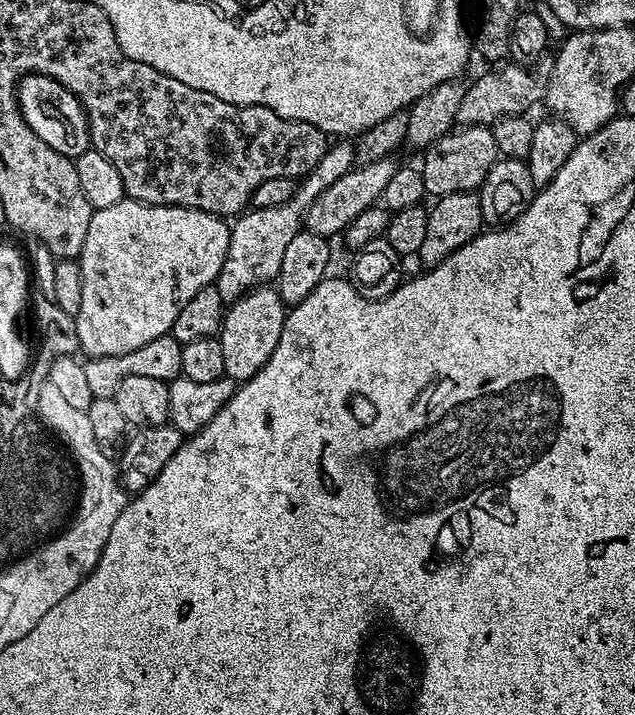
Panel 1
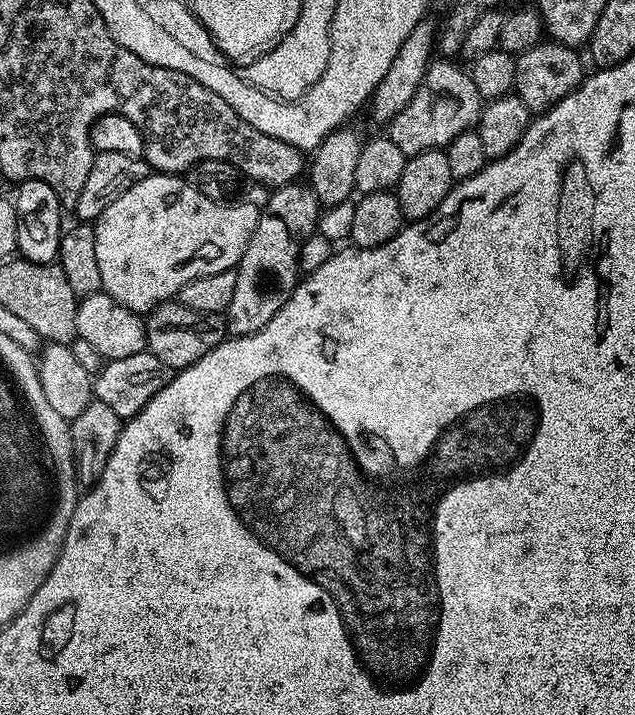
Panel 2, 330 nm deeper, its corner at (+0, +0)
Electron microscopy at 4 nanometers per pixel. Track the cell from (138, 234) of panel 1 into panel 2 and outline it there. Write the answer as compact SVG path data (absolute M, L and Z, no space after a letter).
M149 174L146 178L142 178L137 184L130 186L130 190L122 194L122 198L114 198L114 202L110 202L110 206L106 206L106 210L102 210L102 214L94 221L94 250L98 257L98 270L102 274L102 291L110 294L114 302L122 302L122 306L126 306L131 312L147 314L159 304L168 304L171 296L172 299L179 297L182 286L186 286L186 282L194 282L194 278L206 278L206 274L218 274L222 270L235 268L258 226L261 214L261 209L257 205L255 208L252 204L236 203L240 202L206 198L206 194L202 194L196 187L188 183L187 179L176 174Z

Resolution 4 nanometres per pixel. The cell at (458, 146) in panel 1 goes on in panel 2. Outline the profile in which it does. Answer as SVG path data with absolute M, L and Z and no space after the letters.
M436 58L429 64L414 98L406 102L394 119L387 121L386 135L402 150L405 158L423 152L443 150L458 134L473 131L480 123L482 98L474 86L471 71L456 65L452 58Z

